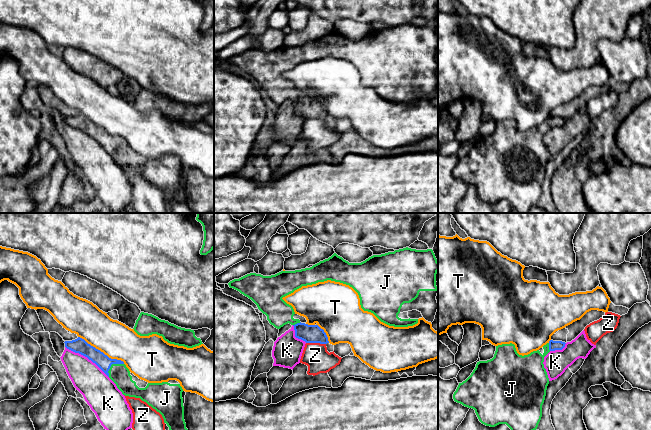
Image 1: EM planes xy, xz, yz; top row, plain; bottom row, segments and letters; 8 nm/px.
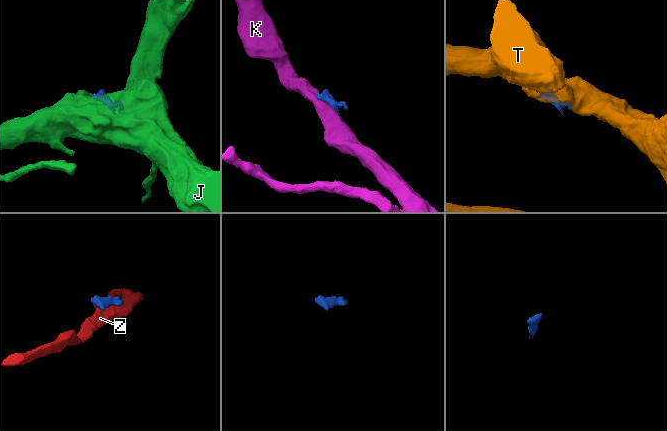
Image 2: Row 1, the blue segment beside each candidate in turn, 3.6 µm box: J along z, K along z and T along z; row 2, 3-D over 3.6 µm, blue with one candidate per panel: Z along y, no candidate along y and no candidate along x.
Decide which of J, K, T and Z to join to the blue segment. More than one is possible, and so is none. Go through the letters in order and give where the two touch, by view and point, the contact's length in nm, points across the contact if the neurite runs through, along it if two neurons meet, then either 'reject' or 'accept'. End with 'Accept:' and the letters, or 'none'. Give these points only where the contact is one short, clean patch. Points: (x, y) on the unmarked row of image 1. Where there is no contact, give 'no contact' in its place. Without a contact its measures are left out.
J: xy (111, 140) | 170 nm | accept
K: xy (87, 133) | 440 nm | reject
T: xy (100, 127) | 440 nm | reject
Z: xz (316, 118) | 160 nm | reject
Accept: J

